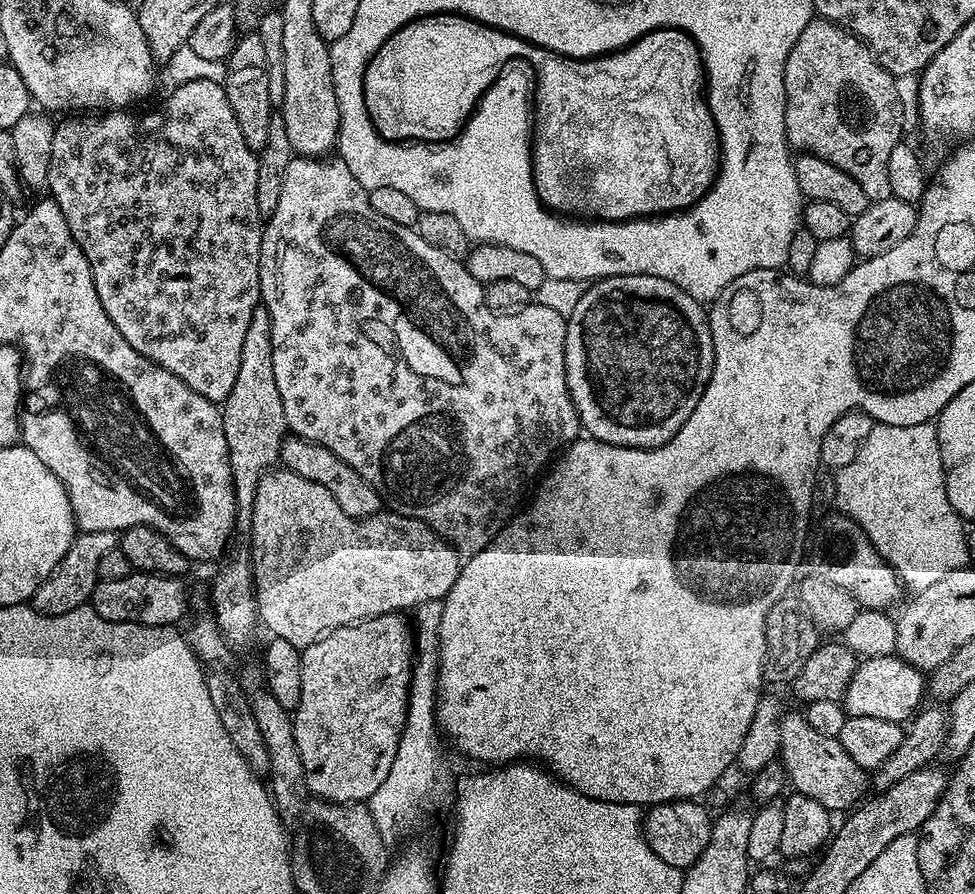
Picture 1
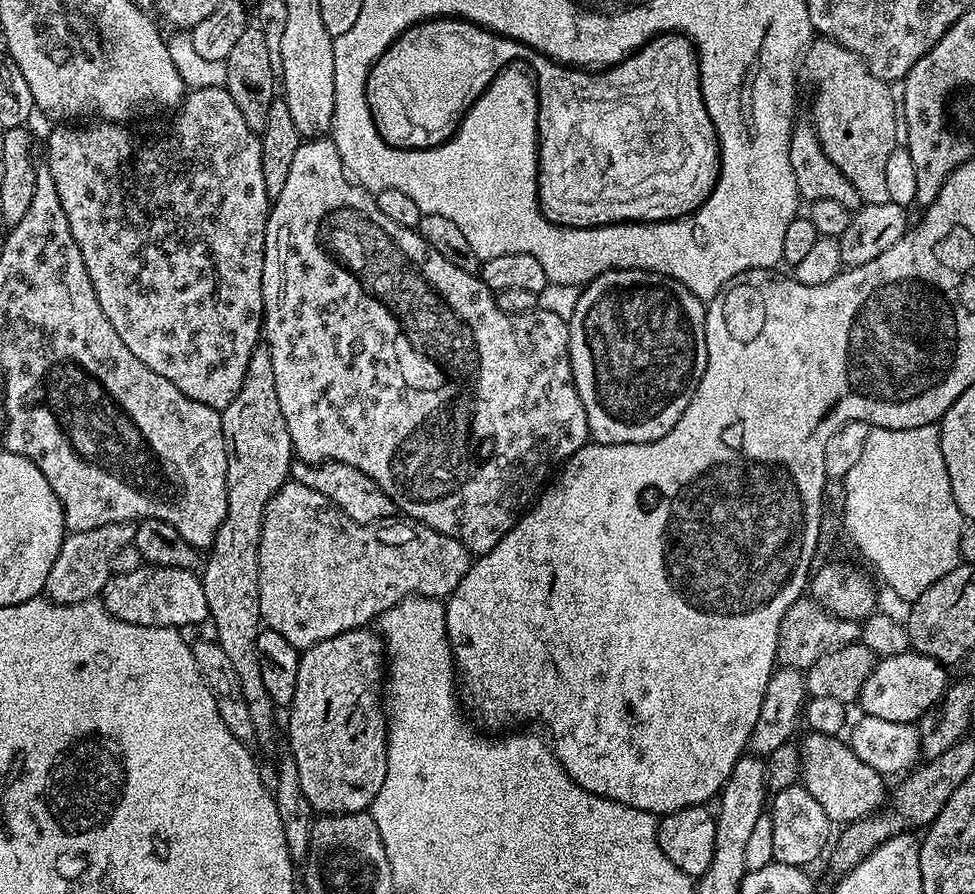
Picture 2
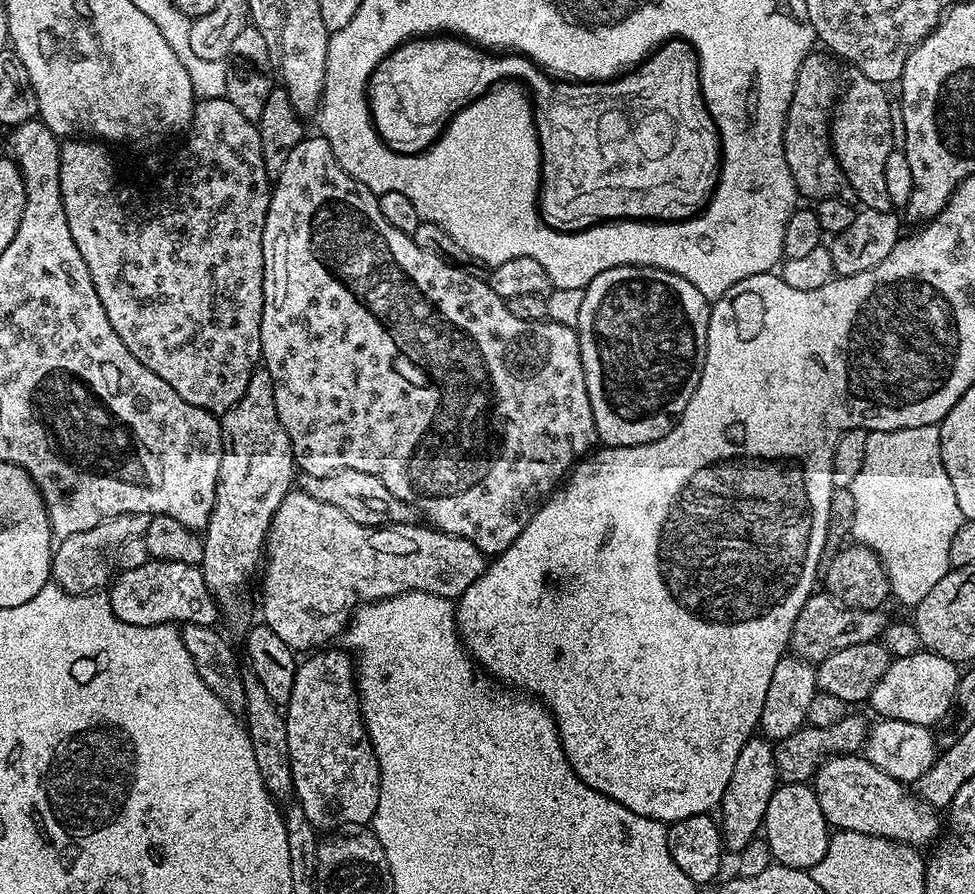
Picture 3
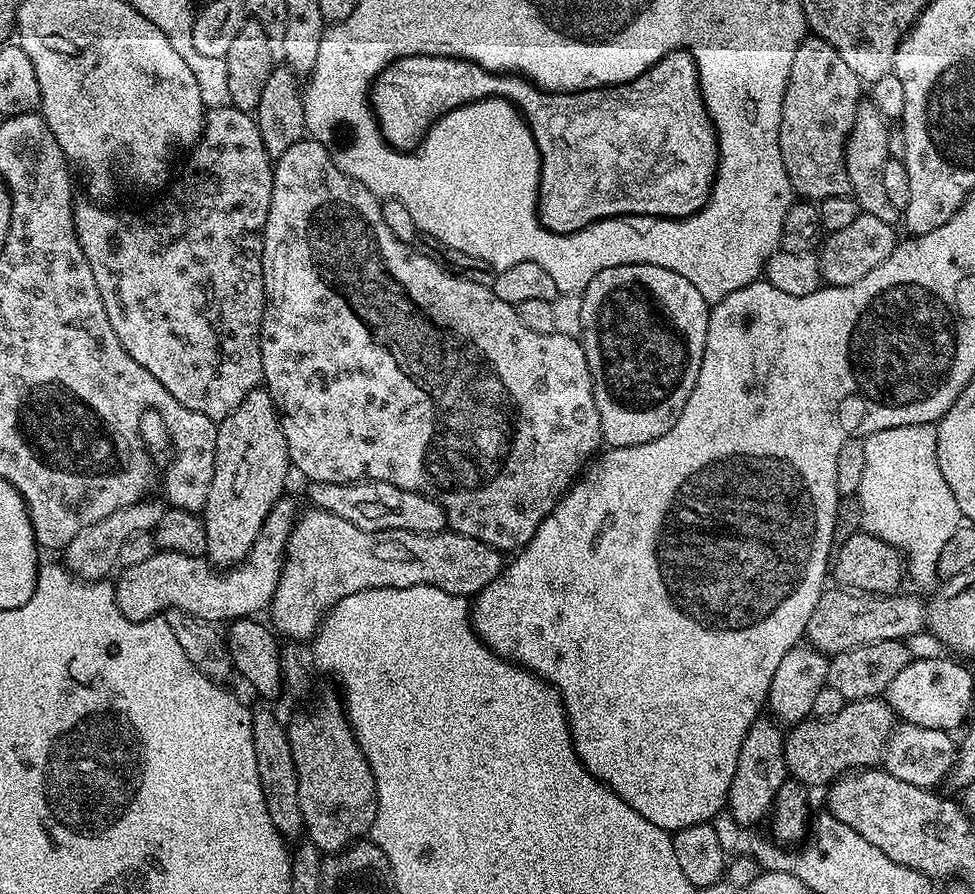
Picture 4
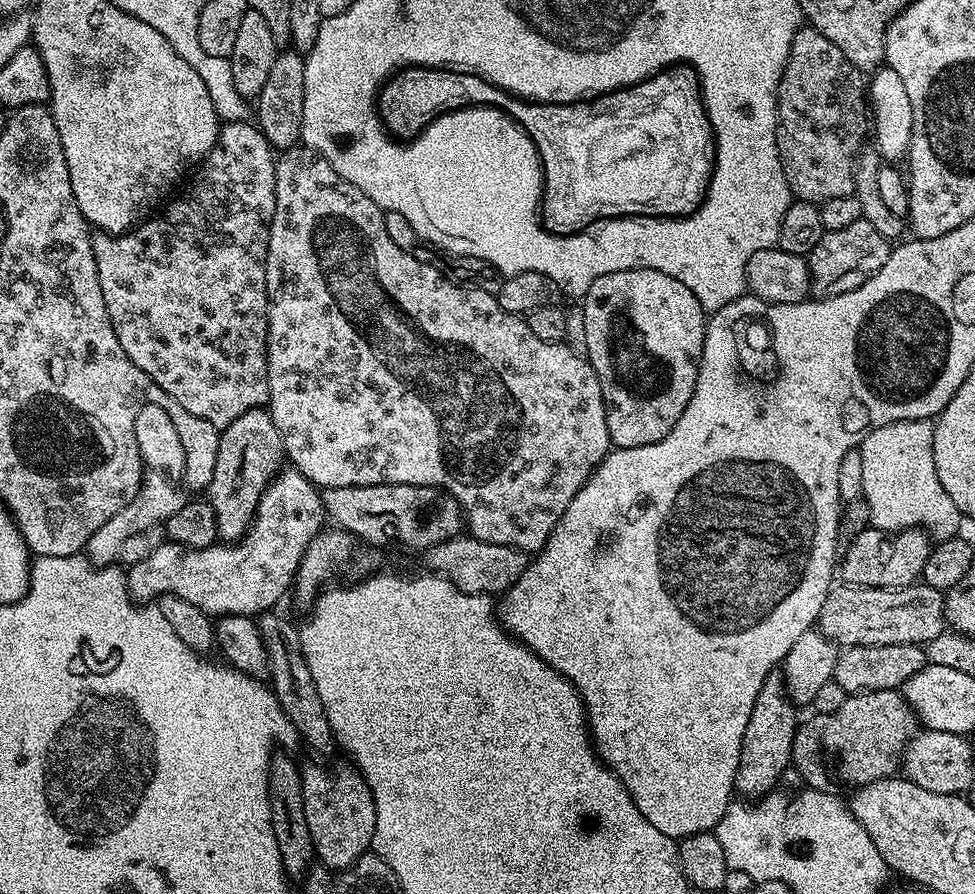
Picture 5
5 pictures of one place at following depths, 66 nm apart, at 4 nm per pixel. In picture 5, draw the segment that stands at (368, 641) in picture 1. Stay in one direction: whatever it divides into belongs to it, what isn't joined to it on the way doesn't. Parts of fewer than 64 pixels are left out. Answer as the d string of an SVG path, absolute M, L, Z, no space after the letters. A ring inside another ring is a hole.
M308 762L302 768L302 794L306 806L306 822L310 826L312 851L315 859L324 864L329 870L347 870L353 862L365 855L372 848L372 839L376 829L376 807L370 786L355 767L336 768L328 773L327 767L316 762Z

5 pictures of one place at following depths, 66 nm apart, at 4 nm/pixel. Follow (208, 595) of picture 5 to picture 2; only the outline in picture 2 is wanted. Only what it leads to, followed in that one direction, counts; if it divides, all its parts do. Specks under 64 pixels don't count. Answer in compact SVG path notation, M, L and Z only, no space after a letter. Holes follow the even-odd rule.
M142 566L130 574L108 577L102 593L104 608L114 618L134 626L187 629L187 624L200 624L209 619L208 603L200 576L193 570Z

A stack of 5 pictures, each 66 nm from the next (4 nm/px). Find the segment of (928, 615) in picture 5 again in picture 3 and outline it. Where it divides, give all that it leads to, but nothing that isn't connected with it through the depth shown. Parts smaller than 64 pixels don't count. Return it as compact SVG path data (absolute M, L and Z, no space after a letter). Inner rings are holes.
M813 591L812 596L806 598L806 606L802 606L802 610L794 622L794 630L792 631L792 639L790 641L791 655L797 656L799 660L807 660L809 664L815 666L821 660L830 658L830 654L834 654L834 650L846 650L846 646L858 646L871 640L879 641L884 635L885 628L890 623L889 617L884 617L884 614L879 608L874 610L846 608L840 601L829 596L827 591Z

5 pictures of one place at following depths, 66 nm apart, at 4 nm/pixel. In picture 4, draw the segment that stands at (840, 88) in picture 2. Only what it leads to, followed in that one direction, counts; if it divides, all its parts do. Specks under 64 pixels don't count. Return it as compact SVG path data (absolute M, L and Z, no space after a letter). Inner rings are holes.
M862 102L858 106L854 126L848 135L848 145L844 148L844 157L846 158L846 170L850 174L850 182L852 183L851 196L858 202L861 212L896 226L901 223L902 212L901 209L895 208L891 204L890 198L886 198L886 189L884 189L882 179L882 170L890 159L888 128L890 128L889 123L883 114L871 102Z

